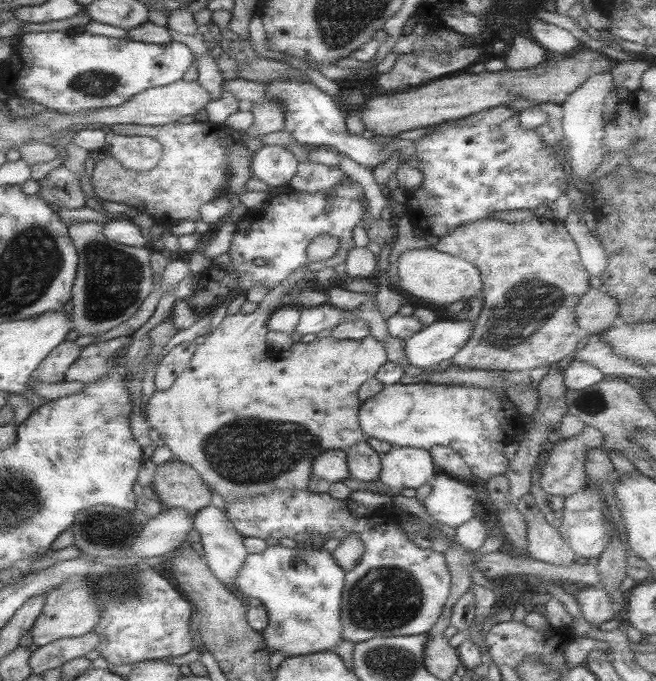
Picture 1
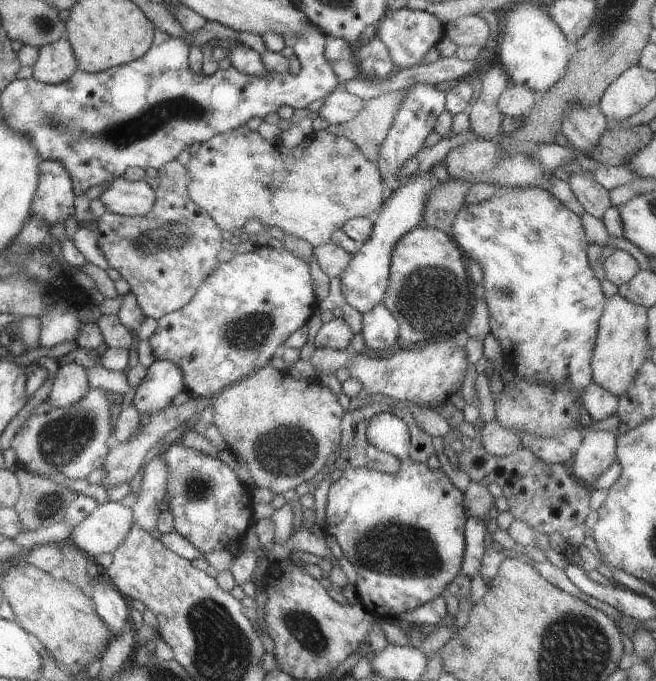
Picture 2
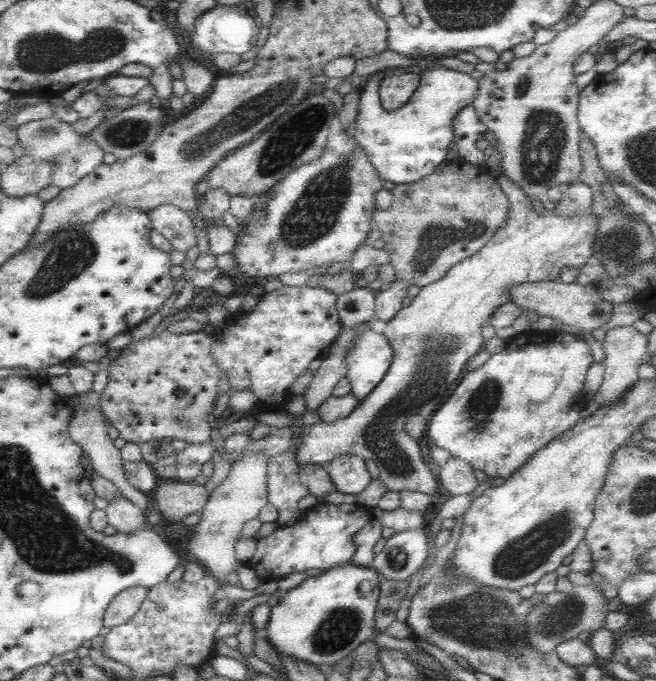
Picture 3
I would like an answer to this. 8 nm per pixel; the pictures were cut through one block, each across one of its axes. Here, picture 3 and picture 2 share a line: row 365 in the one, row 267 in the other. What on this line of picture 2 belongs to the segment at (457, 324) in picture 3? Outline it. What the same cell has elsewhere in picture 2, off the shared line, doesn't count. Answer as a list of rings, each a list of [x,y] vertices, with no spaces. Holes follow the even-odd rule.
[[[421,224],[398,240],[392,252],[389,286],[381,302],[394,318],[397,318],[399,325],[397,344],[401,349],[422,346],[430,340],[453,336],[464,330],[474,306],[473,285],[467,274],[465,262],[464,252],[457,246],[450,233],[435,227],[424,227]]]

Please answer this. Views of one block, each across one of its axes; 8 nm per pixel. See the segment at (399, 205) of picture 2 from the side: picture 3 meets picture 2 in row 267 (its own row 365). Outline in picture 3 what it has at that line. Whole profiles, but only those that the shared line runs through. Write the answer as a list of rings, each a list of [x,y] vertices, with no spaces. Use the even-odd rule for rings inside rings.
[[[368,324],[358,325],[359,332],[355,339],[352,349],[348,352],[346,358],[347,376],[351,385],[351,393],[356,399],[361,401],[370,394],[372,390],[384,379],[388,368],[393,360],[393,349],[390,347],[389,340],[383,334],[378,334],[372,330]]]

